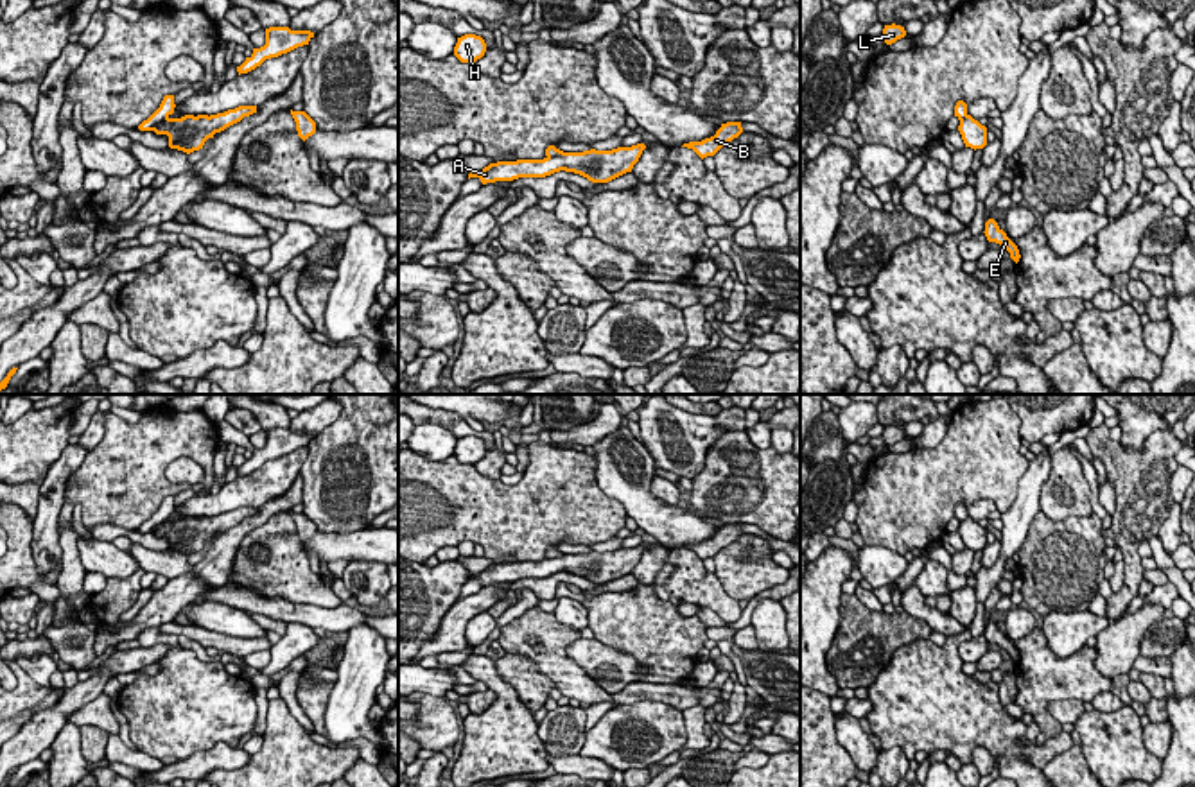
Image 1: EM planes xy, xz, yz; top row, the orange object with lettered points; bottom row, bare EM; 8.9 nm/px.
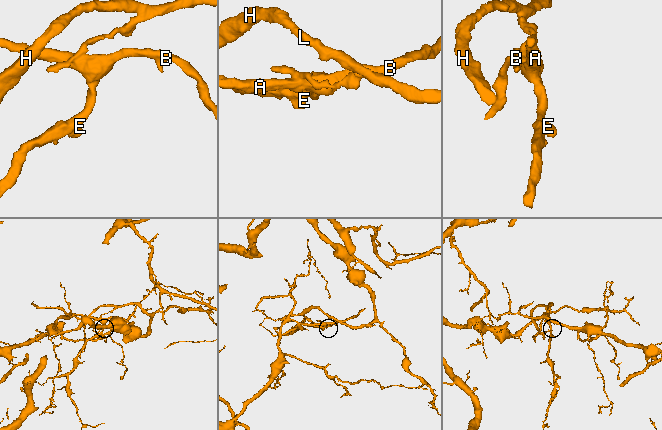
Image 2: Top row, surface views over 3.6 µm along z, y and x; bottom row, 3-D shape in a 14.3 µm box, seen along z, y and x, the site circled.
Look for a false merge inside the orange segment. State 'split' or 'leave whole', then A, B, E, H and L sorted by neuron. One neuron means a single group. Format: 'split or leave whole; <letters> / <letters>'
split; A B E / H L

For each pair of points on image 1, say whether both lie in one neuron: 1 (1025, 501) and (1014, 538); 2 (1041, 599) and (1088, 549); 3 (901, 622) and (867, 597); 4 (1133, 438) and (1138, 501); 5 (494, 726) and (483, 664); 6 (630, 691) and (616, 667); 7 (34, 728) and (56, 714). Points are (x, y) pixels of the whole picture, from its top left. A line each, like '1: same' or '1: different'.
1: same
2: same
3: different
4: different
5: same
6: different
7: same

